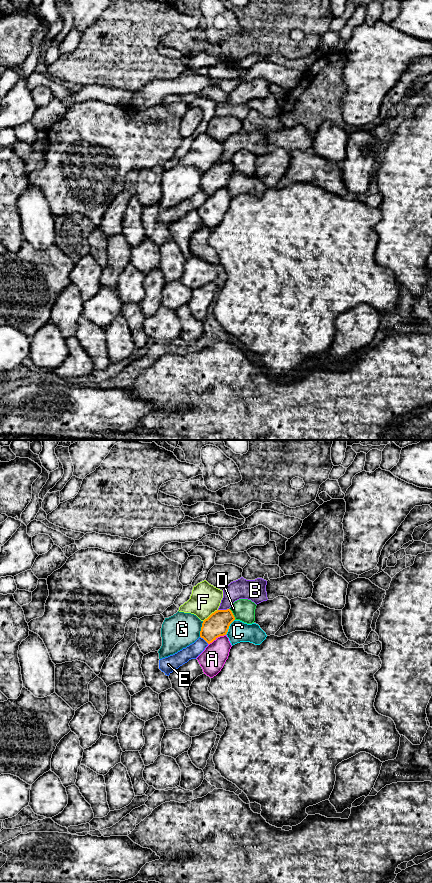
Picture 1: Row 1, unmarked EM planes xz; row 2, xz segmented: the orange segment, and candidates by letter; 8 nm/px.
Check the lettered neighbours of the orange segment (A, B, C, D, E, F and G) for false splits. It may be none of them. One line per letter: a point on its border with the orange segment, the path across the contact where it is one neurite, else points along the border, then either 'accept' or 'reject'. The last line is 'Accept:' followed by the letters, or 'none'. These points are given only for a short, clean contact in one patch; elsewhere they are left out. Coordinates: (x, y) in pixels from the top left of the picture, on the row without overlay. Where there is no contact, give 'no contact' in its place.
A: xz (216, 189) | reject
B: xz (223, 162) | reject
C: xz (228, 179) | reject
D: xz (232, 166) | reject
E: xz (204, 191) | reject
F: xz (211, 166) | reject
G: xz (201, 181) | reject
Accept: none

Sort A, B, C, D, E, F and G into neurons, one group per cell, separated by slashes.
A / B / C / D / E / F / G

